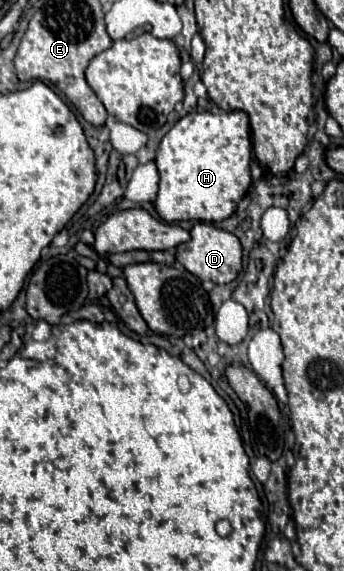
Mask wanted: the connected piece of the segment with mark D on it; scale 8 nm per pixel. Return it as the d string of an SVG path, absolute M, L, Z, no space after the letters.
M198 222L192 230L190 230L190 242L180 244L176 248L176 260L194 276L198 276L200 280L212 280L214 284L228 284L232 280L236 280L236 276L242 270L242 246L240 240L226 232L216 228L214 224L206 224L206 222Z

